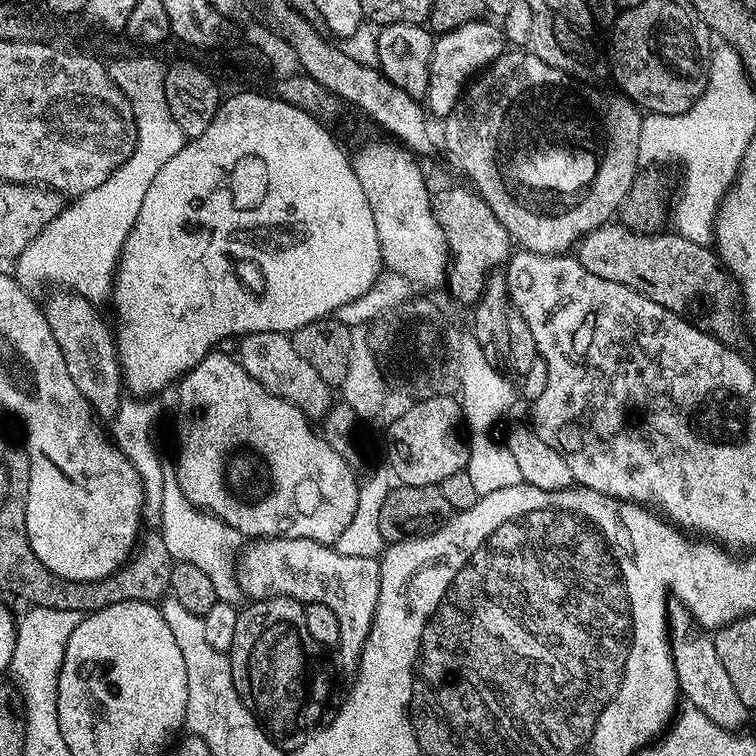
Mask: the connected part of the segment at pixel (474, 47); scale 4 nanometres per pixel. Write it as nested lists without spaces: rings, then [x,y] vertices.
[[[481,18],[471,20],[454,30],[437,35],[432,46],[432,62],[428,74],[428,89],[423,94],[422,100],[426,105],[427,111],[432,112],[437,118],[443,118],[450,115],[456,108],[456,102],[460,99],[466,85],[477,74],[484,71],[489,64],[494,63],[506,50],[506,41],[503,31],[492,24],[487,24],[487,19]]]

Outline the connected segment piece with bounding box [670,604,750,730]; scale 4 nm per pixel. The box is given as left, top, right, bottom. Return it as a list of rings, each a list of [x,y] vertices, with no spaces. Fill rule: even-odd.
[[[676,604],[670,610],[670,632],[675,639],[671,641],[672,661],[676,671],[676,681],[680,687],[680,696],[683,697],[691,707],[702,710],[710,722],[714,722],[723,728],[733,730],[743,729],[743,724],[750,716],[750,710],[738,698],[738,690],[730,682],[730,677],[726,675],[726,670],[716,653],[716,642],[711,635],[695,636],[698,632],[692,615],[683,605]],[[676,636],[680,636],[676,640]]]

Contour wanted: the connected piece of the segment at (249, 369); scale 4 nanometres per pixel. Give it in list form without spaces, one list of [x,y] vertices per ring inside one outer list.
[[[249,332],[248,335],[239,337],[238,344],[238,359],[246,374],[250,374],[250,378],[254,378],[254,382],[261,384],[270,394],[299,408],[309,421],[319,421],[332,405],[333,389],[322,382],[318,373],[298,355],[298,350],[294,350],[291,335],[283,332]]]

